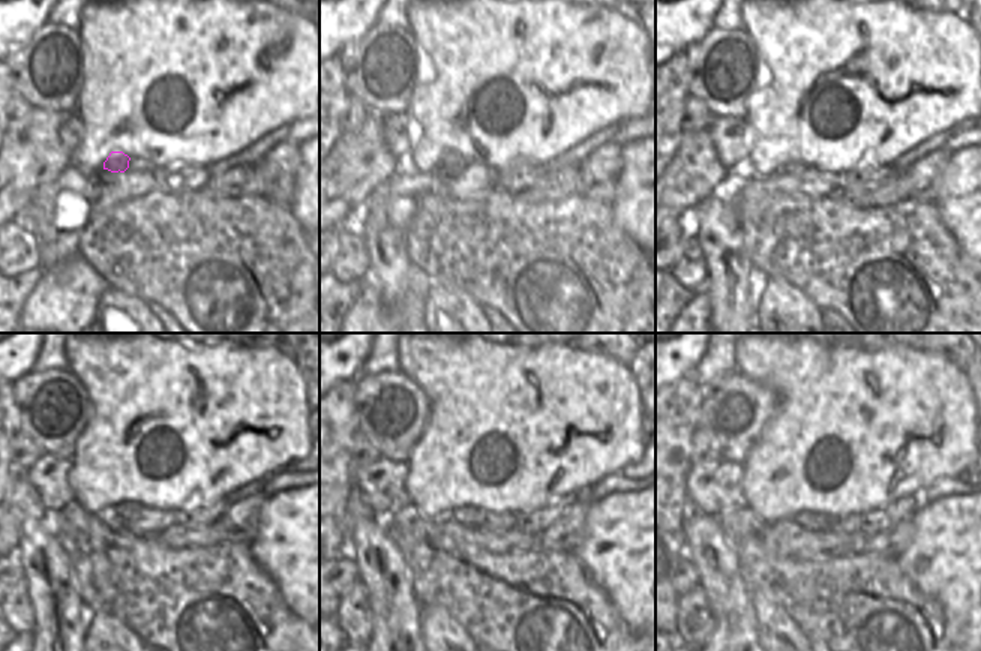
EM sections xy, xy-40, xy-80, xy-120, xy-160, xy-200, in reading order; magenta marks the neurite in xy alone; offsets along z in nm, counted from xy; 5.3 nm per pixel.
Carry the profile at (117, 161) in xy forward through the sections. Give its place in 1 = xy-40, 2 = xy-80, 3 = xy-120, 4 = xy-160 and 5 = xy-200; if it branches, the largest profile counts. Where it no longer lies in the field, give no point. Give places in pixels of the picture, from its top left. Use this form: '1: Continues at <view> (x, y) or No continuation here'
1: Continues at xy-40 (450, 164)
2: Continues at xy-80 (794, 167)
3: Continues at xy-120 (120, 512)
4: Continues at xy-160 (473, 518)
5: Continues at xy-200 (810, 521)

